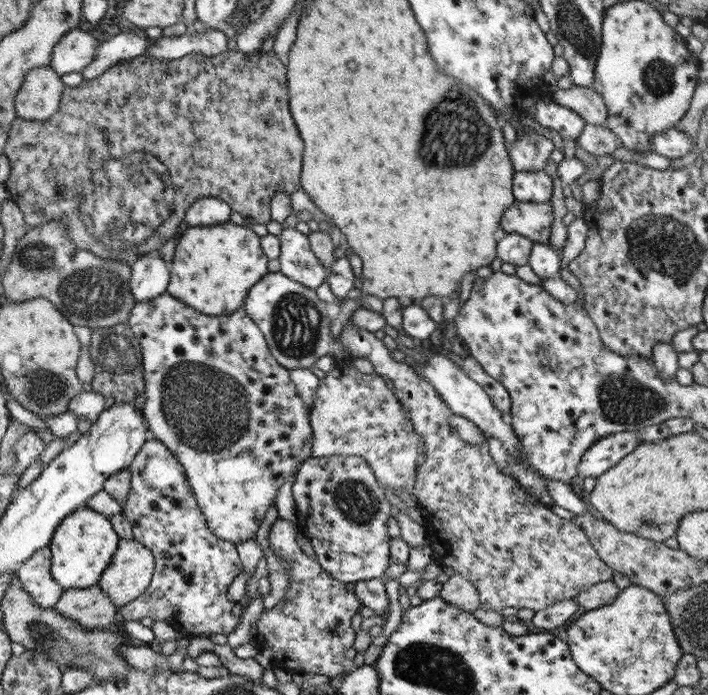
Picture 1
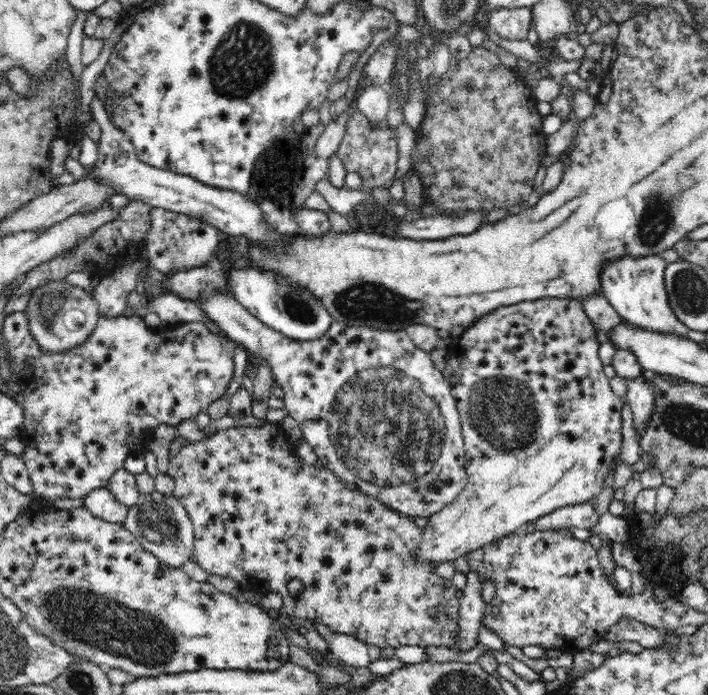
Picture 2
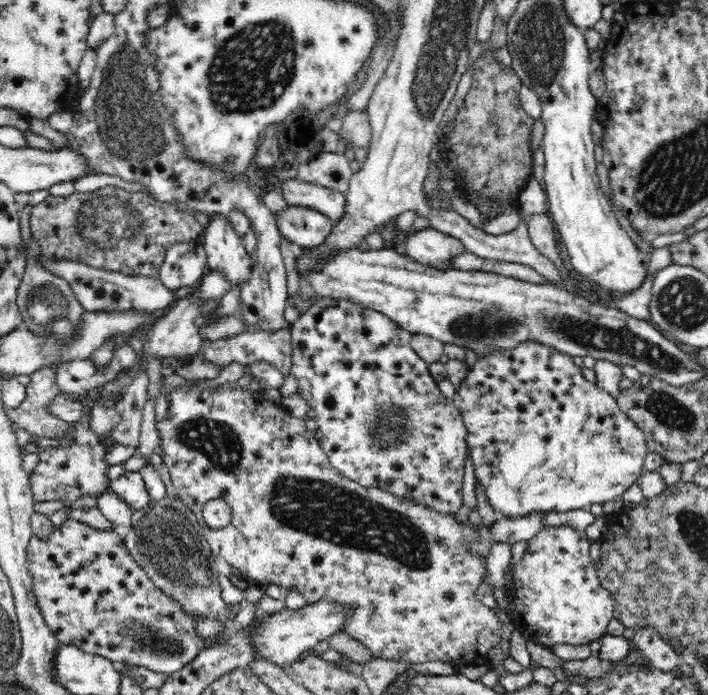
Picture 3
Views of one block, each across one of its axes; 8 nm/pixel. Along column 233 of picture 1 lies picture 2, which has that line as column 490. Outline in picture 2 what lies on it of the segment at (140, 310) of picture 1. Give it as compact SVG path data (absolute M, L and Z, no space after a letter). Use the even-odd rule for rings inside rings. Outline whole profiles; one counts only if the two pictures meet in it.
M546 297L498 308L492 313L482 316L462 335L455 338L453 344L447 349L446 368L442 372L450 390L452 390L452 396L456 400L456 408L458 408L460 418L462 418L467 480L454 502L428 517L427 524L422 528L421 541L413 552L416 561L436 565L440 562L454 561L468 552L482 549L484 545L521 531L526 525L534 523L538 518L542 518L542 516L546 516L559 508L588 502L594 499L604 488L604 480L606 480L610 467L615 460L620 460L623 442L620 412L624 398L612 391L609 384L610 380L603 372L604 364L598 355L600 345L597 330L591 319L585 314L581 302L568 297Z

